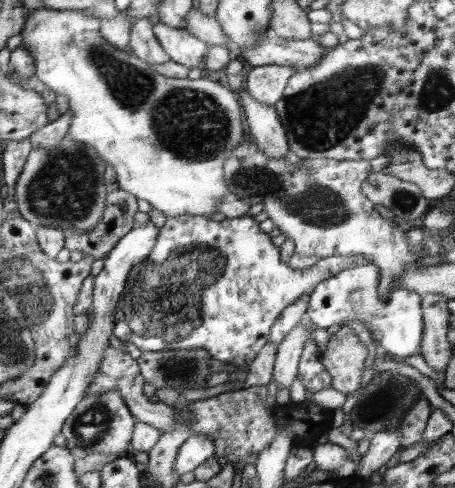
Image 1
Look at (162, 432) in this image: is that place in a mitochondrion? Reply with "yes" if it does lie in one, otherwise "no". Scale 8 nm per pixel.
no

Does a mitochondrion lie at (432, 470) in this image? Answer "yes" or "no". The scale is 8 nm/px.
no

